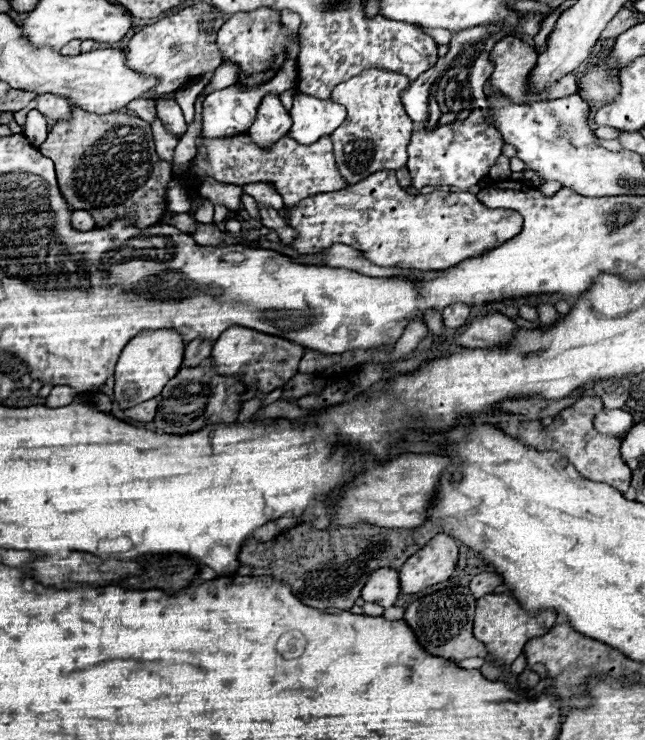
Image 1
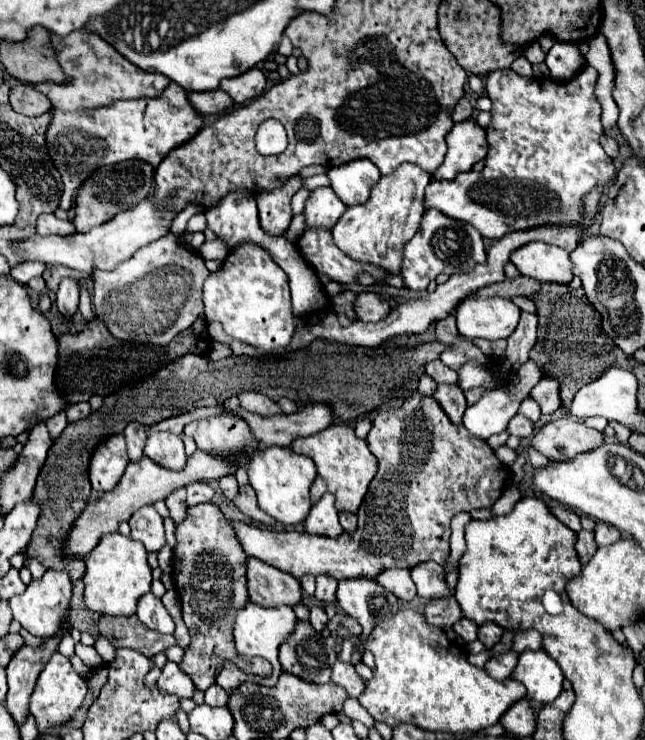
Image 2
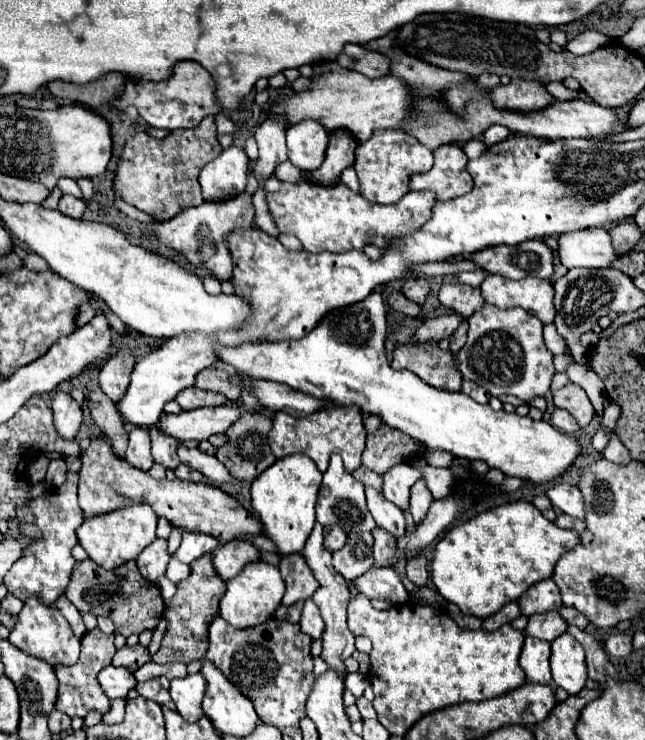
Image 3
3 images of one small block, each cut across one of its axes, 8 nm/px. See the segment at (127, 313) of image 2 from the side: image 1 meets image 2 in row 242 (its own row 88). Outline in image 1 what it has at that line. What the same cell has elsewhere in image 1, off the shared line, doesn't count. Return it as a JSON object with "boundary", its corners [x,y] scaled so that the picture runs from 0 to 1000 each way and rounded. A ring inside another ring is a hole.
{"boundary":[[[307,3],[295,11],[285,11],[282,16],[251,24],[242,32],[226,35],[220,43],[208,46],[208,51],[198,57],[195,68],[195,86],[202,95],[223,100],[223,103],[239,103],[245,114],[220,127],[217,132],[223,135],[245,135],[254,127],[267,127],[282,122],[288,114],[298,108],[332,97],[344,86],[341,68],[335,62],[335,43],[341,35],[350,30],[347,19],[335,14],[329,5]]]}

